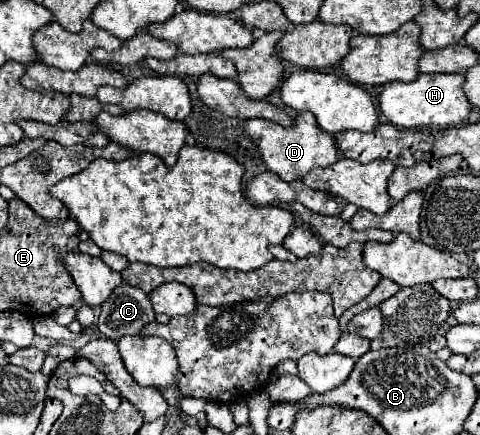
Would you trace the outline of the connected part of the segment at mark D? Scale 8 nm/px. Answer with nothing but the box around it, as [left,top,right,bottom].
[245,113,339,181]

